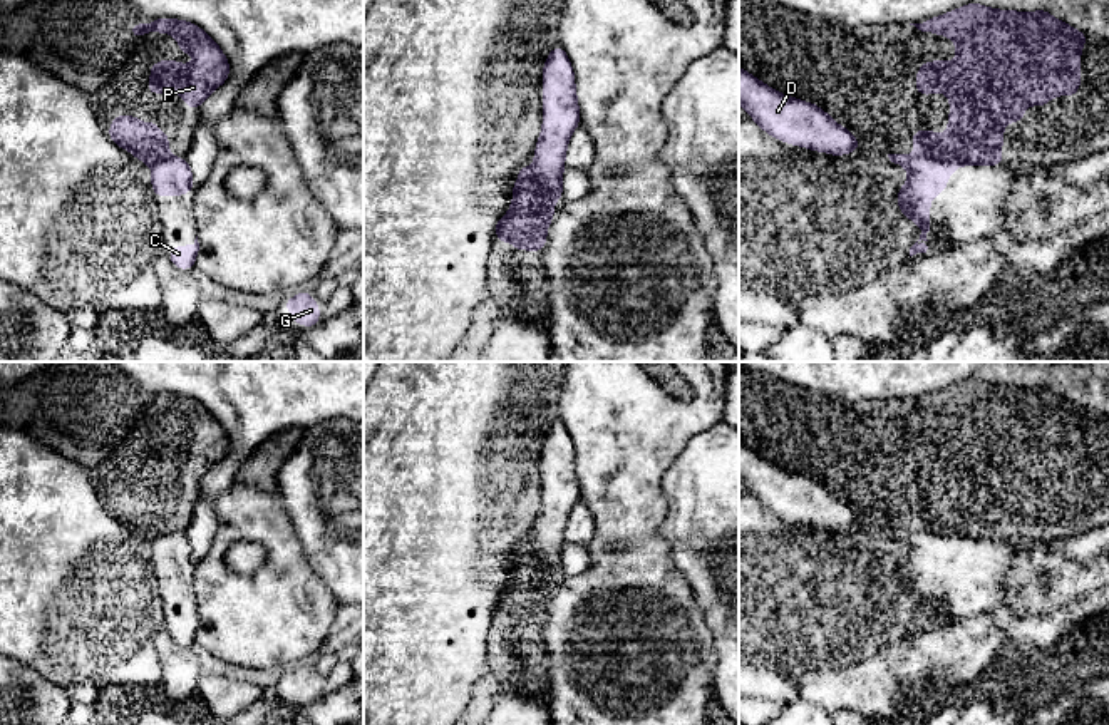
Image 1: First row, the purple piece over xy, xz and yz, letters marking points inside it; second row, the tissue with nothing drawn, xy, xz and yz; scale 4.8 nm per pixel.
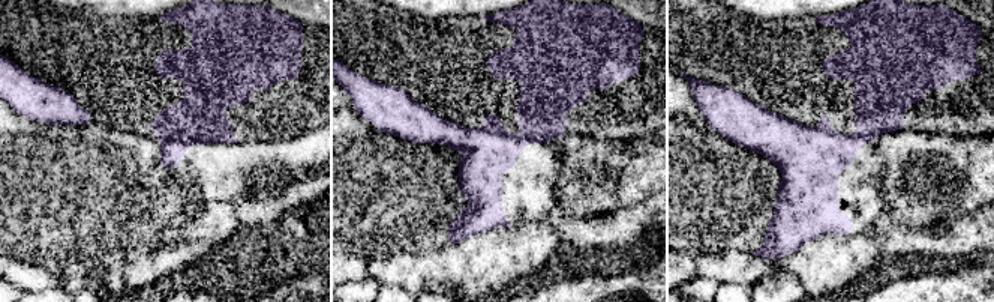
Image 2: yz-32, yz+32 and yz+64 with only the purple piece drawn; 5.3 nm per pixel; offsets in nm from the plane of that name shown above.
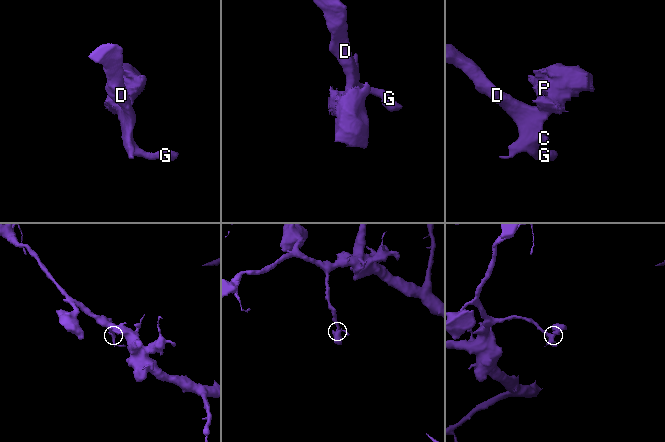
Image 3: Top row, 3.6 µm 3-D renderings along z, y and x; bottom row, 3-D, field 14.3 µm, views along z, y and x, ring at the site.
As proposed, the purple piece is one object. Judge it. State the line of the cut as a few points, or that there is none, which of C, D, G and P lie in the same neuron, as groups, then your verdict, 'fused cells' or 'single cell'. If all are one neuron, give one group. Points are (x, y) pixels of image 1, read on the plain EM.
cut in yz along (918, 529), (943, 533), (957, 539); C D G / P; fused cells

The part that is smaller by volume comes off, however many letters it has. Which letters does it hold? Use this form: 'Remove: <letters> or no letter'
Remove: P

